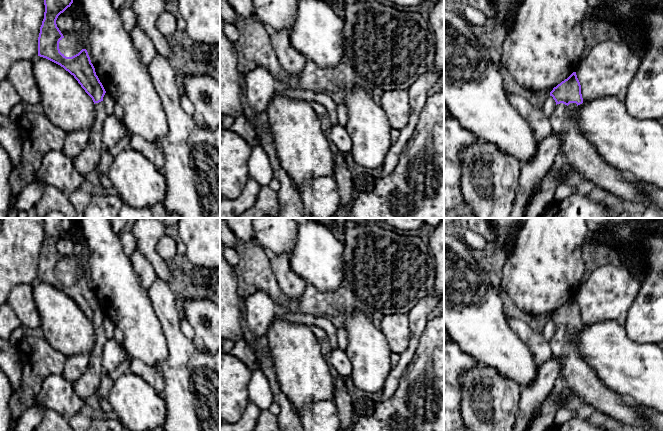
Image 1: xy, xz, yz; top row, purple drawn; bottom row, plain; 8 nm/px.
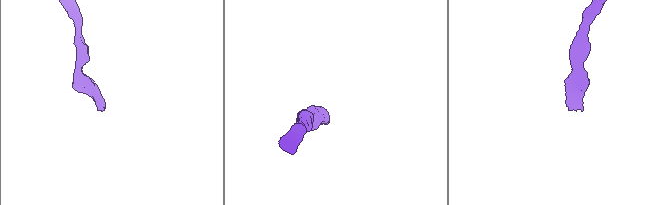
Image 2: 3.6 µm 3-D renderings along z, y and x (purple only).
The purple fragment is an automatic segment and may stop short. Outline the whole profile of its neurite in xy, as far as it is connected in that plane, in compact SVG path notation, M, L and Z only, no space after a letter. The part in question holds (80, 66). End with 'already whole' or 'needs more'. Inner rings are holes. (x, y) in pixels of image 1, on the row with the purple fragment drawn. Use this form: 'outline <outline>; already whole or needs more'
outline M44 0L45 12L38 37L38 56L46 58L68 71L92 98L96 116L87 134L81 153L72 159L76 170L85 176L96 170L105 147L102 143L102 130L108 116L103 103L106 93L96 75L86 49L72 57L60 52L59 42L64 38L56 24L58 16L71 6L73 0Z; needs more

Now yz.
outline M576 72L554 87L550 96L556 102L550 120L553 133L561 139L559 152L563 154L565 165L622 199L638 202L646 207L655 206L636 184L635 178L607 163L581 133L578 121L572 115L577 106L583 103Z; needs more

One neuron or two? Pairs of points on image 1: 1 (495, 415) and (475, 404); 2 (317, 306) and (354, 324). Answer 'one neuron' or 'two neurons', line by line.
1: one neuron
2: two neurons

